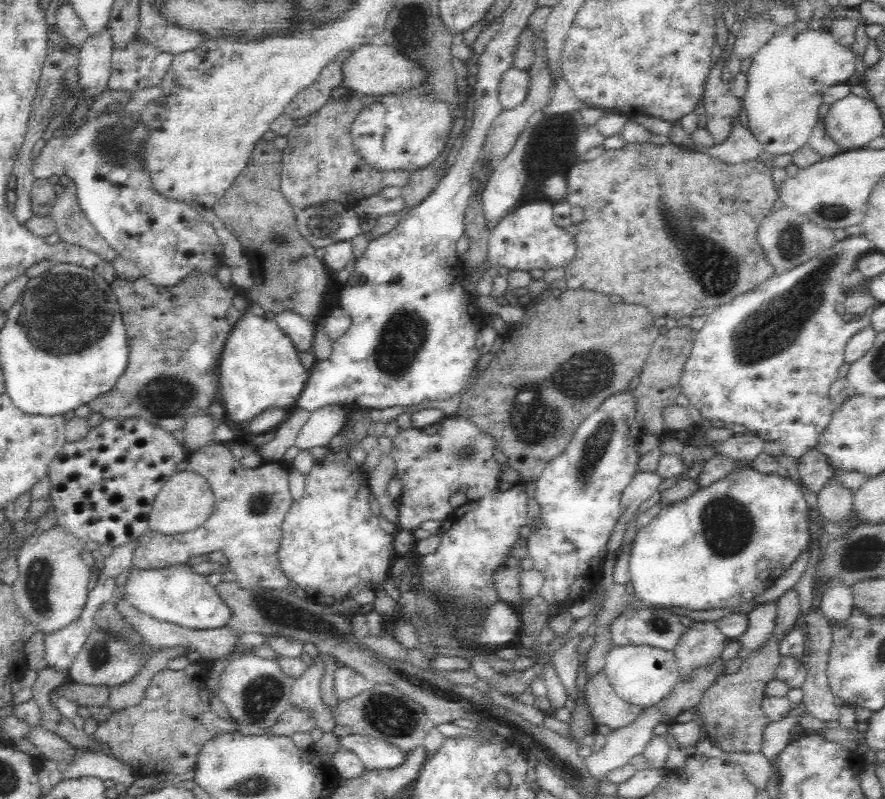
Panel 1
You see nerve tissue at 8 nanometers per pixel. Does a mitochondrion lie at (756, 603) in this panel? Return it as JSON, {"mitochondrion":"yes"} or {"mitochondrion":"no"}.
{"mitochondrion":"no"}

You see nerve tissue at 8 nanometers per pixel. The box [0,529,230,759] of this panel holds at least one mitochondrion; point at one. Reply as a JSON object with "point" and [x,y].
{"point":[37,588]}

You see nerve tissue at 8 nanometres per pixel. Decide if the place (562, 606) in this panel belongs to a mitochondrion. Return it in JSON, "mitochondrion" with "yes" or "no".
{"mitochondrion":"no"}

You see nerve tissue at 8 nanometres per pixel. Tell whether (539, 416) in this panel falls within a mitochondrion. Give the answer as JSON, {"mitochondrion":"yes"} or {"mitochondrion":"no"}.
{"mitochondrion":"yes"}

